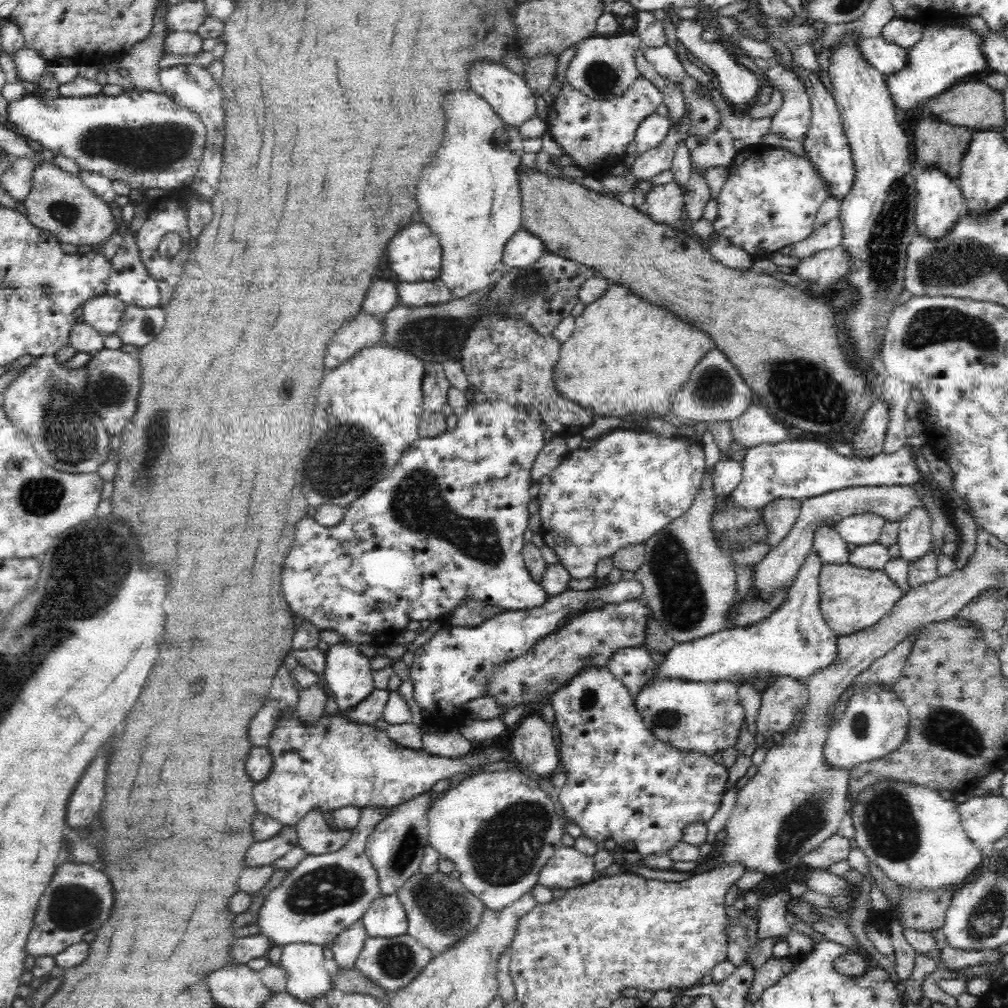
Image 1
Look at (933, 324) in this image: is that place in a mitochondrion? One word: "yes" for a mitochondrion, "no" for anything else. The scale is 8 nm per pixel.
yes

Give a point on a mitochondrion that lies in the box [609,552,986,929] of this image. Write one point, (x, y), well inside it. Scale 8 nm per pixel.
(892, 831)

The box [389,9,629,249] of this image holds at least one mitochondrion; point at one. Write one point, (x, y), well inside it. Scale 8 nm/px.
(601, 77)

